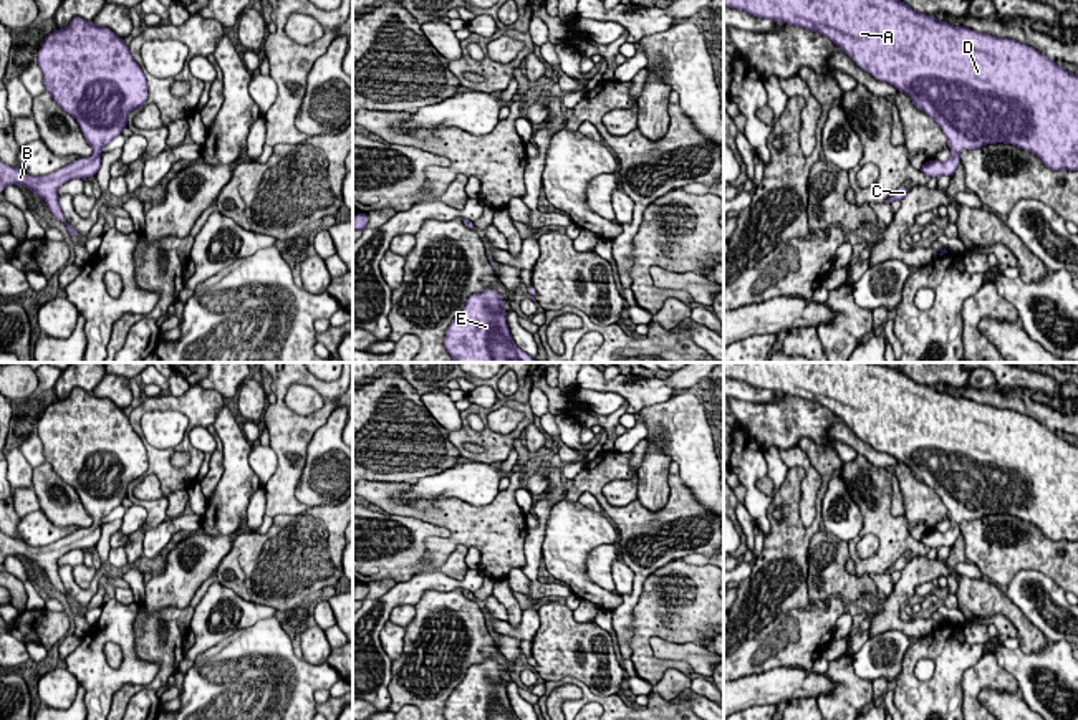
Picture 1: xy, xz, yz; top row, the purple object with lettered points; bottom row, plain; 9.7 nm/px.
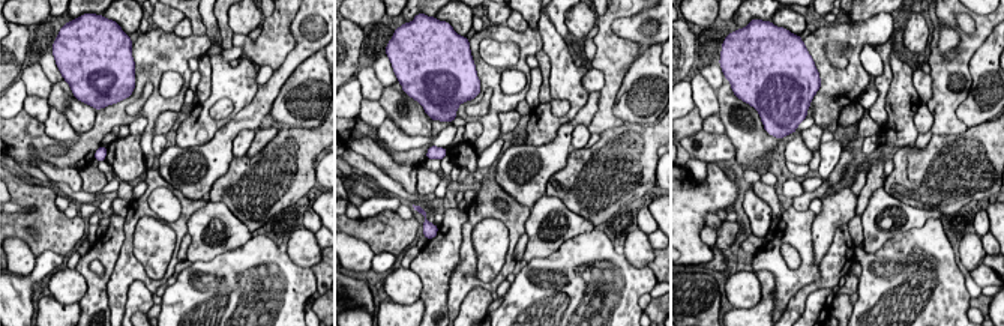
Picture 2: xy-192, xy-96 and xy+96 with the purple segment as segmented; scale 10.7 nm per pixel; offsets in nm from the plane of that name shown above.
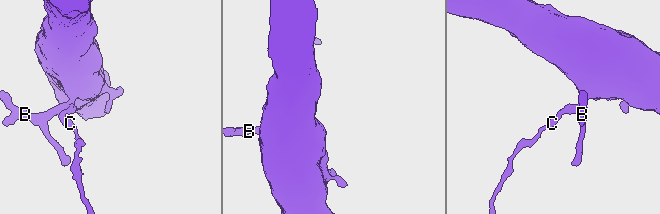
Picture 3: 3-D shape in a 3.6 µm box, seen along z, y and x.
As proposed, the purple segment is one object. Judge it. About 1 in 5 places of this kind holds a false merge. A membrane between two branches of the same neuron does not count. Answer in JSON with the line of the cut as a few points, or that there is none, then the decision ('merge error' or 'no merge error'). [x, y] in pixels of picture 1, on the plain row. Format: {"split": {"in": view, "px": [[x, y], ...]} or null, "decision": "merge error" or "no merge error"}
{"split": null, "decision": "no merge error"}

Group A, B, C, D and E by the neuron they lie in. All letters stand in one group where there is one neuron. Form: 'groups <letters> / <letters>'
groups A B C D E

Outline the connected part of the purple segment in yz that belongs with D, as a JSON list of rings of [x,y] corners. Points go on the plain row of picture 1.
[[[724,362],[724,376],[821,404],[861,440],[902,462],[916,478],[936,492],[952,521],[944,533],[936,530],[924,533],[919,541],[929,548],[952,548],[962,521],[997,513],[1013,515],[1035,525],[1052,541],[1078,541],[1078,447],[1027,414],[939,392],[876,362]]]

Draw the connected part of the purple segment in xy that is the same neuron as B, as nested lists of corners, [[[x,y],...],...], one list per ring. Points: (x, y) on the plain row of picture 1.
[[[81,387],[45,409],[36,435],[45,460],[76,490],[93,525],[40,548],[0,531],[0,564],[8,554],[25,556],[46,573],[70,606],[78,607],[61,583],[58,559],[71,550],[98,545],[103,518],[123,503],[128,485],[146,475],[147,454],[124,410]]]

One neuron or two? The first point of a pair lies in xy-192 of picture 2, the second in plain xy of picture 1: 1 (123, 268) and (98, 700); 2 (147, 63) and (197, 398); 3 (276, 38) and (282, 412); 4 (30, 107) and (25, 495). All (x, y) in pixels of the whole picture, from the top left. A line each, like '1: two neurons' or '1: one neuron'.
1: two neurons
2: one neuron
3: one neuron
4: one neuron

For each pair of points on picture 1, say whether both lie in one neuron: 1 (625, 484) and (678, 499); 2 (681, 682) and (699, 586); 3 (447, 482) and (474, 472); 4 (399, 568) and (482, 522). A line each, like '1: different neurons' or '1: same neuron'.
1: same neuron
2: different neurons
3: same neuron
4: different neurons

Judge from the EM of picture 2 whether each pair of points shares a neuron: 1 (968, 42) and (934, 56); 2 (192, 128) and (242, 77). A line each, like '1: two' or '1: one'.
1: one
2: one

